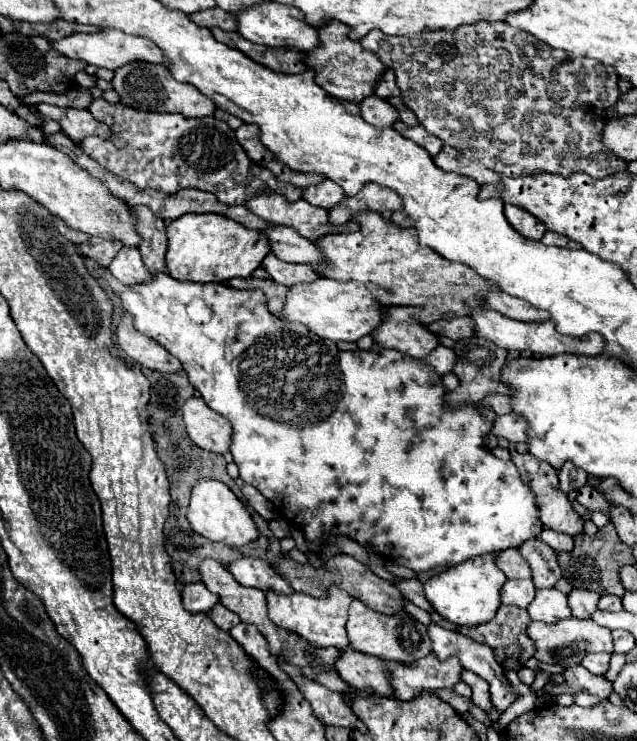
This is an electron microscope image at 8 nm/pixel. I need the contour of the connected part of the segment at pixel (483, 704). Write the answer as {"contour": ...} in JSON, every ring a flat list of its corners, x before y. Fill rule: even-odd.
{"contour":[[465,670,465,672,461,674,461,678,463,678,463,682,467,682,467,684,471,686,471,690,473,690,471,700,473,700,475,706,479,706,483,712,489,712,489,710,495,708,495,706,491,704,491,698,489,698,489,686,487,686,487,682,485,682,483,678,479,678,477,674,473,674,473,672,469,672,469,670]]}

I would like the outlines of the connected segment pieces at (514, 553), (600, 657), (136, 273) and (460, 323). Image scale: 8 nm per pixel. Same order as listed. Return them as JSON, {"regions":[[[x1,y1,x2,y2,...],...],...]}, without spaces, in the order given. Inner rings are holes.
{"regions":[[[509,548,497,554,497,564,507,578,531,578,531,568,521,556,519,548]],[[599,652,599,654,587,654,585,658,583,658,583,666,591,672,591,674,597,674,597,676,603,676,607,670,609,670,609,654,603,654,603,652]],[[121,248,117,252,117,256,113,258,113,262,109,264,109,272,123,282,125,286,135,286,135,284,143,284,149,282,153,276,149,274,149,270,145,268,141,254,137,248]],[[469,316,463,318,451,318,451,320,439,320,427,326,431,332,439,336,447,336,453,340,463,340,463,338,473,338,475,336,475,322]]]}

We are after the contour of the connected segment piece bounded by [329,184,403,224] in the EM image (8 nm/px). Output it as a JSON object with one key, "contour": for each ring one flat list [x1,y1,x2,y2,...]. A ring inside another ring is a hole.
{"contour":[[367,184,357,196,345,198,339,206,331,208,329,218,331,218,331,224,345,224,359,212,369,212,369,210,395,212,401,208,403,208,403,202,397,192,391,192,391,188,385,188,379,184]]}

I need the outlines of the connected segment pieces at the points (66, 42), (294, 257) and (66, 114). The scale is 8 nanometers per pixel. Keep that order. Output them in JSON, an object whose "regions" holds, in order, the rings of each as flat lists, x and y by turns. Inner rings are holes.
{"regions":[[[113,28,97,32,97,34,73,34,73,36,59,40,59,42,53,42,53,48,59,50,61,54,65,54,67,58,79,58,79,60,85,60,87,64,109,62,109,64,95,64,99,68,109,68,109,70,117,70,119,66,125,66,125,64,135,62,135,60,161,64,161,66,167,66,167,62,169,62,167,58,163,58,165,54,151,40,141,38,141,36,127,36,125,32,113,30]],[[275,226,273,230,267,230,265,234,271,242,273,254,283,262,315,264,315,266,327,264,327,258,311,240,299,236,295,230,287,226]],[[39,104,37,110,51,118,57,120,61,124,61,130,73,140,73,142,81,142,87,136,101,136,101,138,109,138,111,136,111,128,107,128,103,122,95,120,91,116,89,110,71,110,71,108,57,108,57,106,49,106,49,104]]]}

